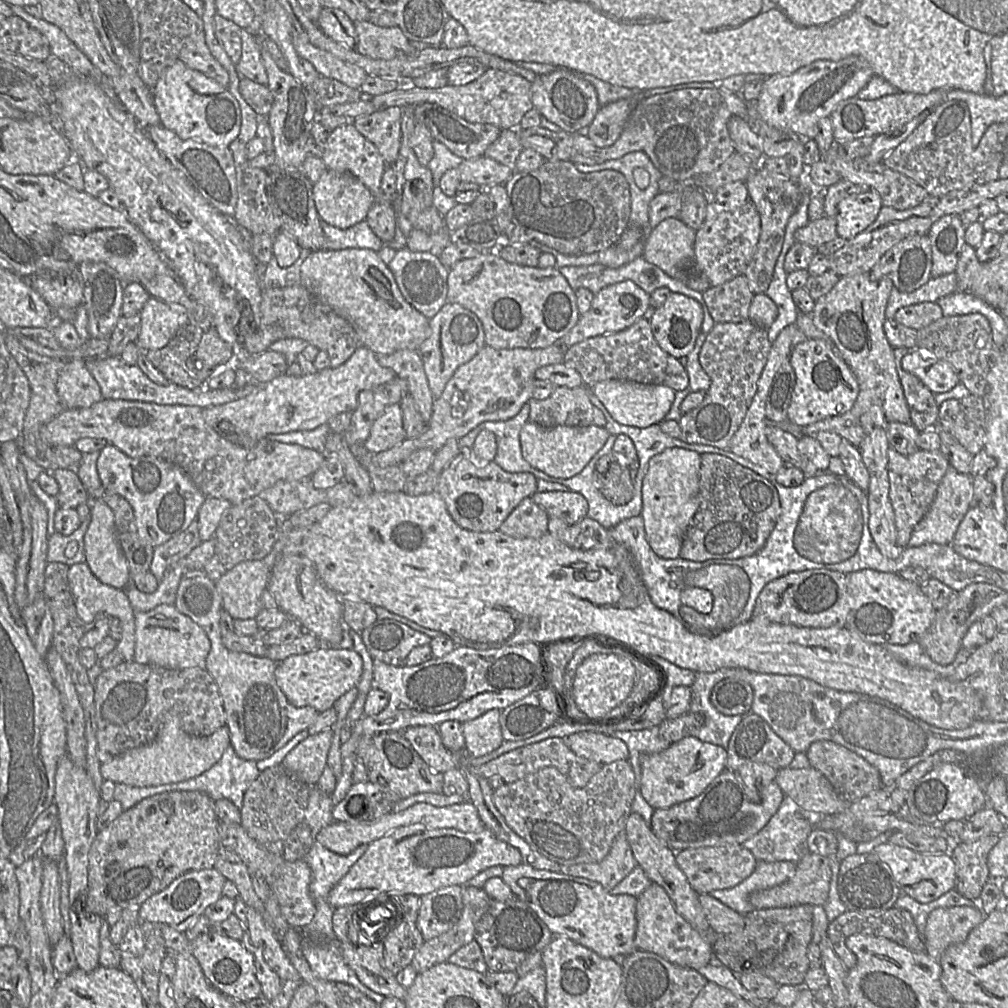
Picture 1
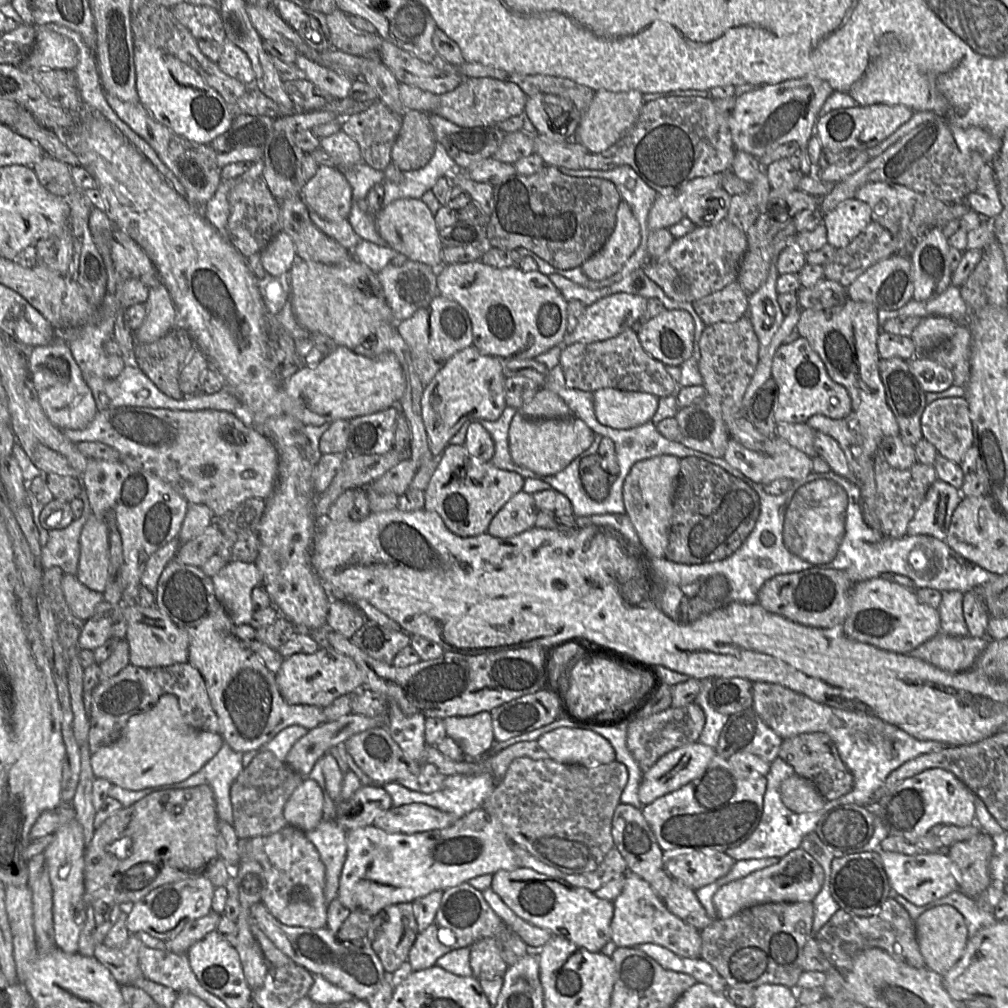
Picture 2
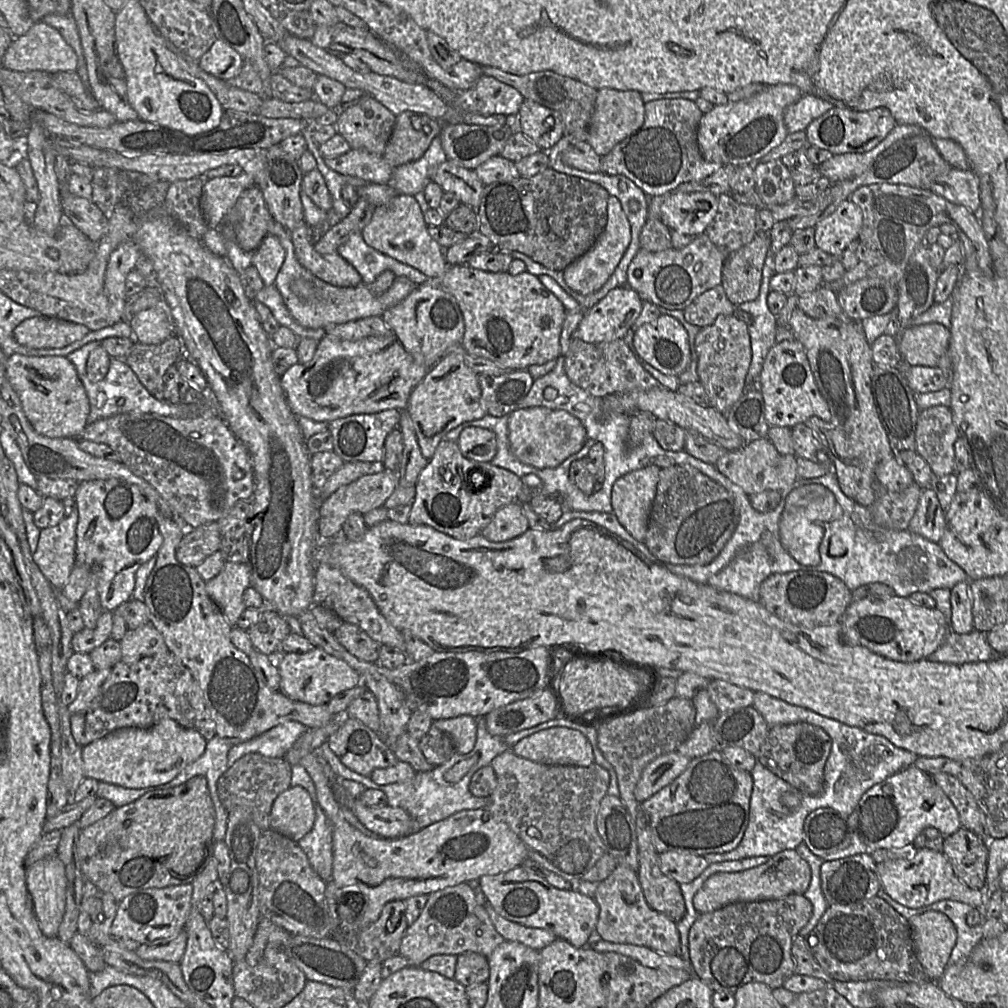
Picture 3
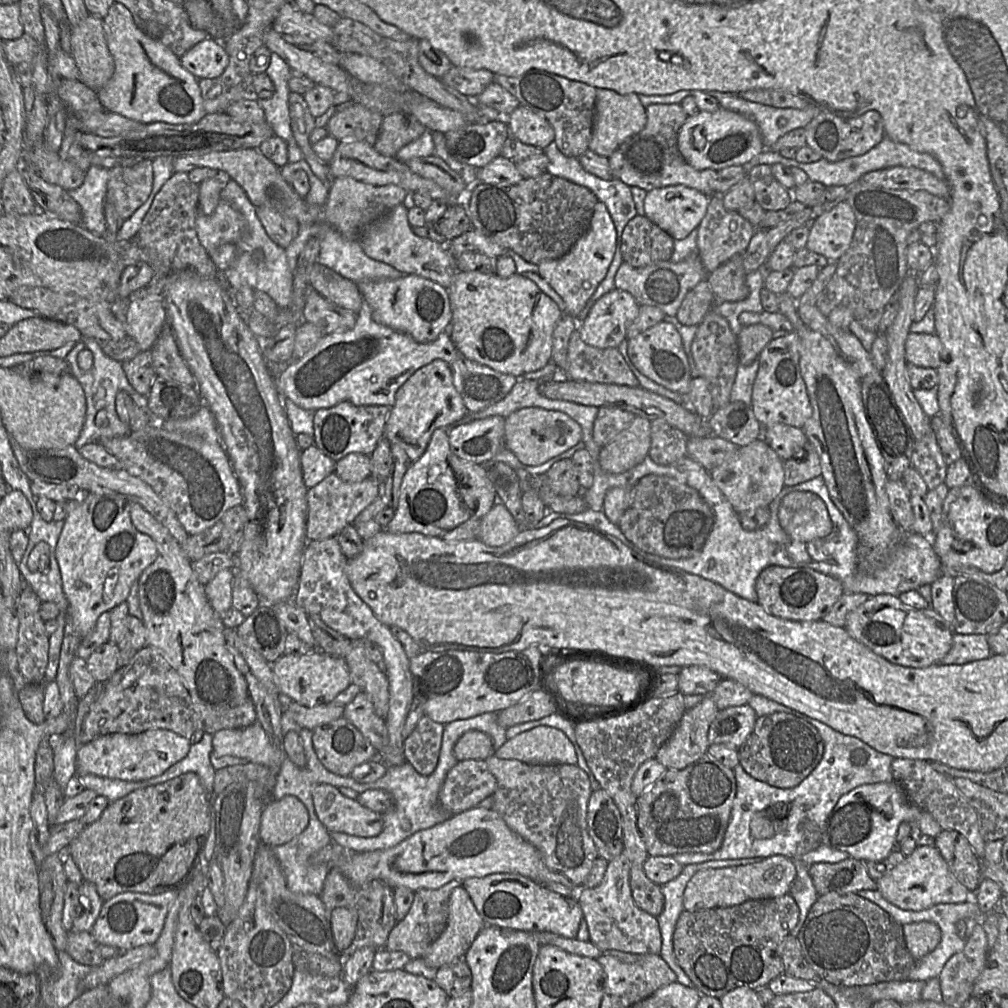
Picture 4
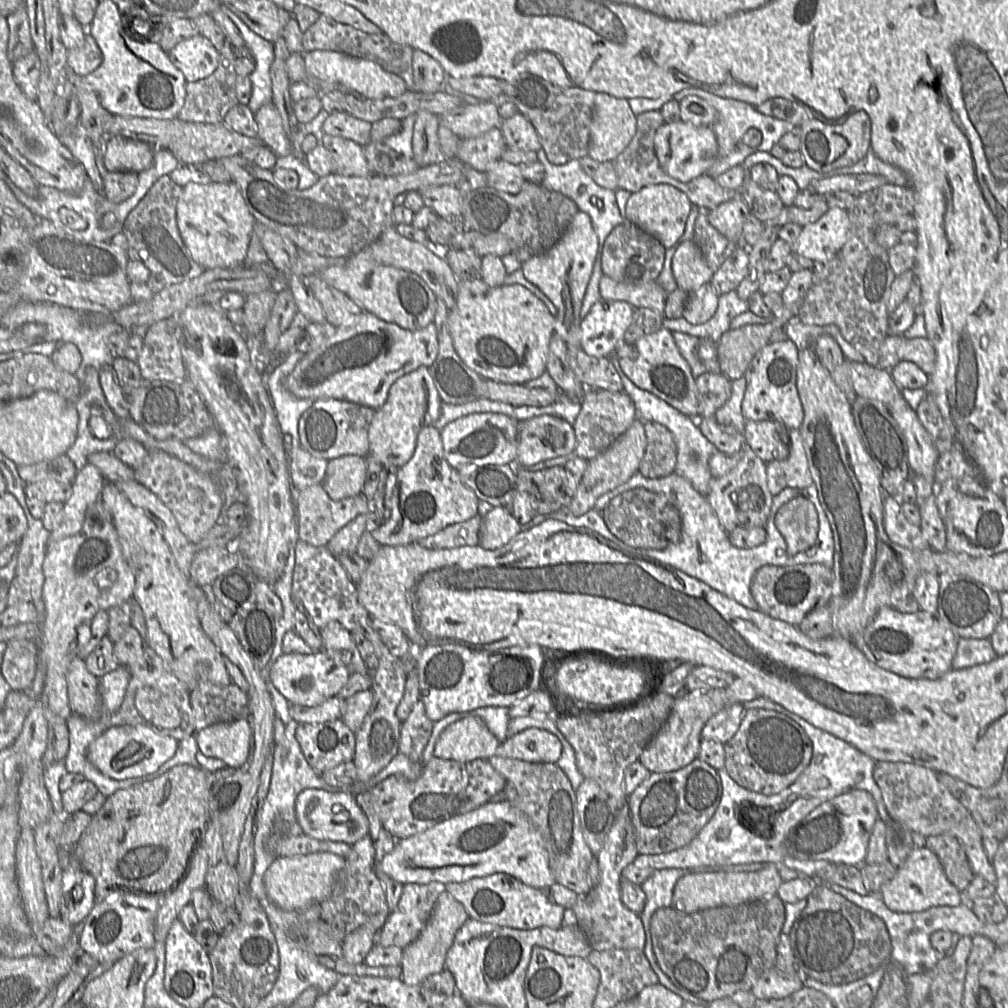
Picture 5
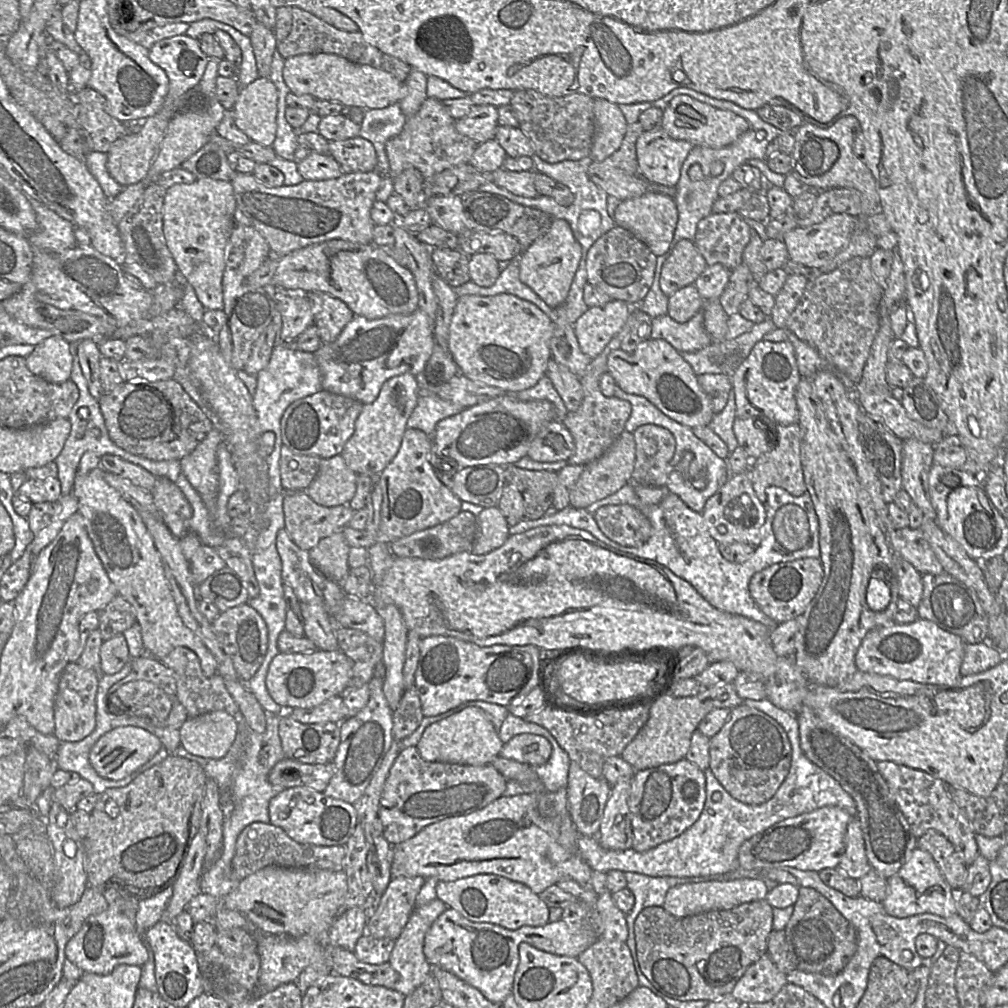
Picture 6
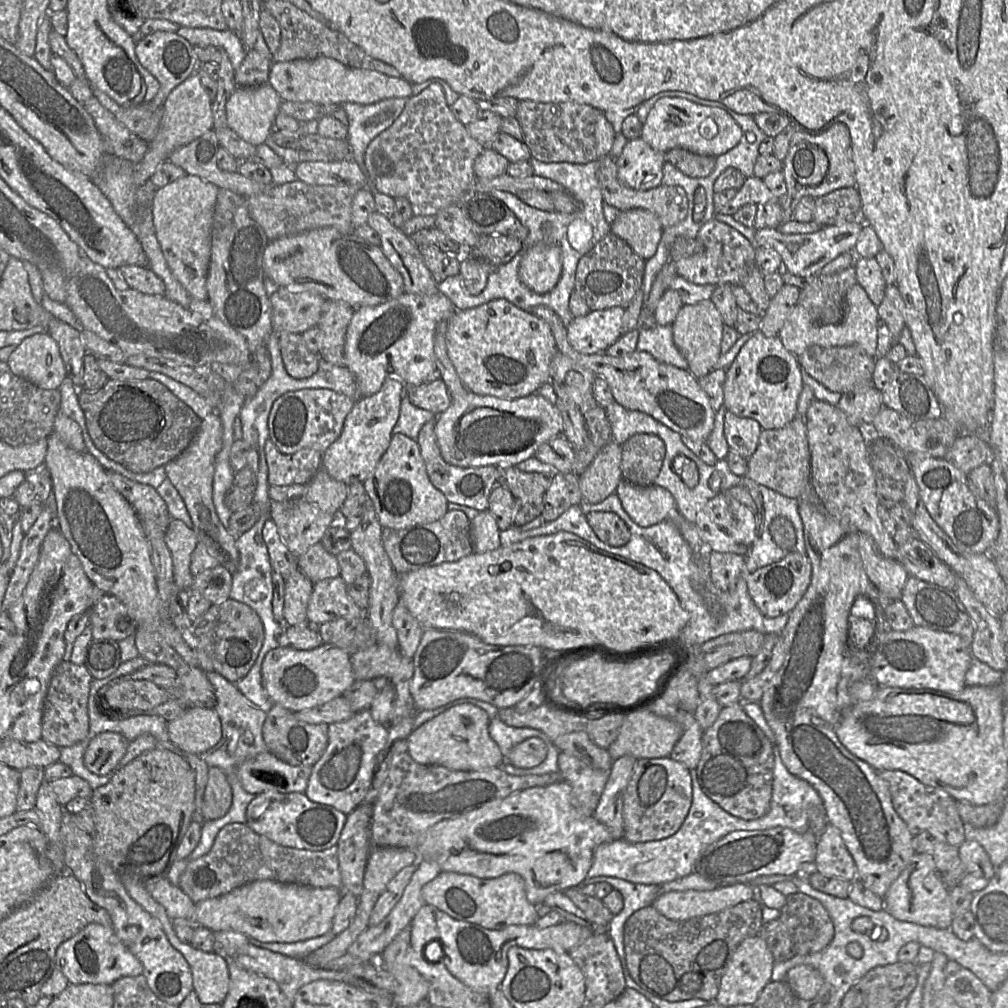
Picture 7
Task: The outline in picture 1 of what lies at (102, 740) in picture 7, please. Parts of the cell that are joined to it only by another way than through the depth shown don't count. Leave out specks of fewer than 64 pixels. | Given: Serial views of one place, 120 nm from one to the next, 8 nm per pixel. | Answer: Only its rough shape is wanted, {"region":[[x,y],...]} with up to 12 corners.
{"region":[[179,707],[157,737],[100,765],[104,780],[177,783],[216,764],[229,728],[184,731]]}

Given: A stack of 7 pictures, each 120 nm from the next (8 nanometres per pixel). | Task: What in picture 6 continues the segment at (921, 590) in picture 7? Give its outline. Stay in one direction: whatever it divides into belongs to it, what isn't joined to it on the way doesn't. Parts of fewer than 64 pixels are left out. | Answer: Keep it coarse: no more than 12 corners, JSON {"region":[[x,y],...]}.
{"region":[[946,572],[924,574],[918,618],[967,644],[987,641],[973,589]]}

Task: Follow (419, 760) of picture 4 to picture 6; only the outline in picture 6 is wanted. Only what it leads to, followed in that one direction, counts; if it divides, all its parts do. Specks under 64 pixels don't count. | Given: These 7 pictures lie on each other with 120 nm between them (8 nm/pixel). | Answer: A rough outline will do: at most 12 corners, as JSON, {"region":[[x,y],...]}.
{"region":[[415,687],[393,711],[396,741],[410,736],[424,715]]}

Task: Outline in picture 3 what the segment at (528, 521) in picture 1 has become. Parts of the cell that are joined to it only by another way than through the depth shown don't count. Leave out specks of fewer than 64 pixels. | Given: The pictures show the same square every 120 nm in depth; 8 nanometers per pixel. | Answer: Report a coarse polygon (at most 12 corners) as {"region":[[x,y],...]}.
{"region":[[521,504],[500,508],[480,534],[505,542],[529,528]]}

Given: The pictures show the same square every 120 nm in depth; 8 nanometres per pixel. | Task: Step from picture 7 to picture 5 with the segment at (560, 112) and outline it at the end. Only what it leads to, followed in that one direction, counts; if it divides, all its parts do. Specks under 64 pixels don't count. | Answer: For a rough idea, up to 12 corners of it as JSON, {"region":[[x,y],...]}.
{"region":[[502,81],[547,159],[588,154],[595,92]]}

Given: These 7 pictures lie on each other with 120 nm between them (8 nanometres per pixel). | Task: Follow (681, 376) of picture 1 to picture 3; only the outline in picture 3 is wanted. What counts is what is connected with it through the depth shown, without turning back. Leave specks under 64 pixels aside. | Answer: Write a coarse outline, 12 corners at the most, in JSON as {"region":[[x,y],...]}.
{"region":[[573,337],[572,383],[594,397],[656,388],[624,339]]}

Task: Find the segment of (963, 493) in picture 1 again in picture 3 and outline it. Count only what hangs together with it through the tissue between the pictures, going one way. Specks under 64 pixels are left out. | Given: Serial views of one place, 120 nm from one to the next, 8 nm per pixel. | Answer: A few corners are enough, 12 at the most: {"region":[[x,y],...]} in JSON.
{"region":[[923,489],[908,530],[938,543],[945,511]]}

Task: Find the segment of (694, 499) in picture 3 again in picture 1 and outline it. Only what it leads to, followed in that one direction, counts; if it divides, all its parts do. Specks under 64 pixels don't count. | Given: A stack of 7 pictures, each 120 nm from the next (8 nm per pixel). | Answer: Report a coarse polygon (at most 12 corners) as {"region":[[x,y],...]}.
{"region":[[701,454],[679,557],[752,556],[780,513],[773,481]]}

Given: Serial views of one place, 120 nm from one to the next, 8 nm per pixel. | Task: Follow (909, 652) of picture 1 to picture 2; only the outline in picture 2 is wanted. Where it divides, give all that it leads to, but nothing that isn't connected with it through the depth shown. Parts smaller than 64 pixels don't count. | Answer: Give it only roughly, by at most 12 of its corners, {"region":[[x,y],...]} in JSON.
{"region":[[939,632],[908,655],[943,671],[973,668],[986,637]]}

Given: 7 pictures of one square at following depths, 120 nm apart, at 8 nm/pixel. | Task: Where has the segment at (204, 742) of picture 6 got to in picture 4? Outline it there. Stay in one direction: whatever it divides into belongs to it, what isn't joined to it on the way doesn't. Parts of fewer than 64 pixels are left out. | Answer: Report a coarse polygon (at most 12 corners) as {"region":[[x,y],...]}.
{"region":[[262,726],[212,734],[213,754],[280,769],[287,757]]}

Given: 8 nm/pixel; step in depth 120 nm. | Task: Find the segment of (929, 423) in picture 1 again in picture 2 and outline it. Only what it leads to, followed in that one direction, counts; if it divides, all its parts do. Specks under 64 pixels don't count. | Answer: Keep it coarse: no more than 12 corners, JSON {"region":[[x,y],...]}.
{"region":[[899,357],[880,359],[887,404],[904,443],[923,438],[926,392]]}

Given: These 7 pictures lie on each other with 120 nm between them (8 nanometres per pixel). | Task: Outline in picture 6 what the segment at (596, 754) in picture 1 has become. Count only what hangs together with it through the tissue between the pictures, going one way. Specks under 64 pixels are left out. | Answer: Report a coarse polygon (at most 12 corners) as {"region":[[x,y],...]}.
{"region":[[522,733],[500,756],[537,767],[552,753],[544,737]]}

